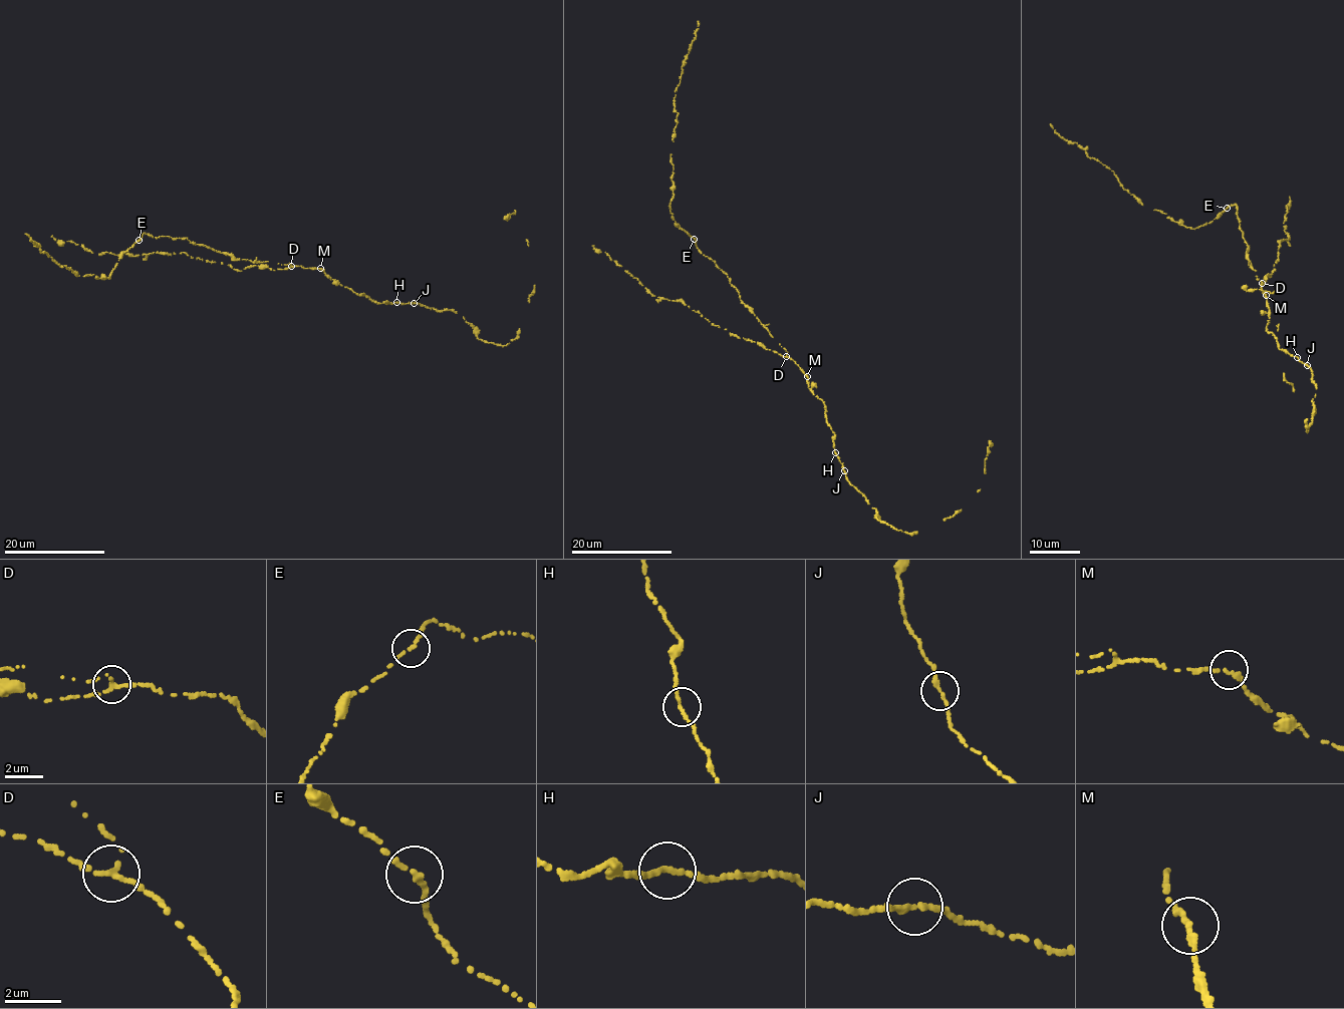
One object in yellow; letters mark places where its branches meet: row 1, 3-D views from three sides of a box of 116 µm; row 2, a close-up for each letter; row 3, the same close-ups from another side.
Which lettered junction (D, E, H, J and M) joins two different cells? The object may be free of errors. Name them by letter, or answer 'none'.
none

